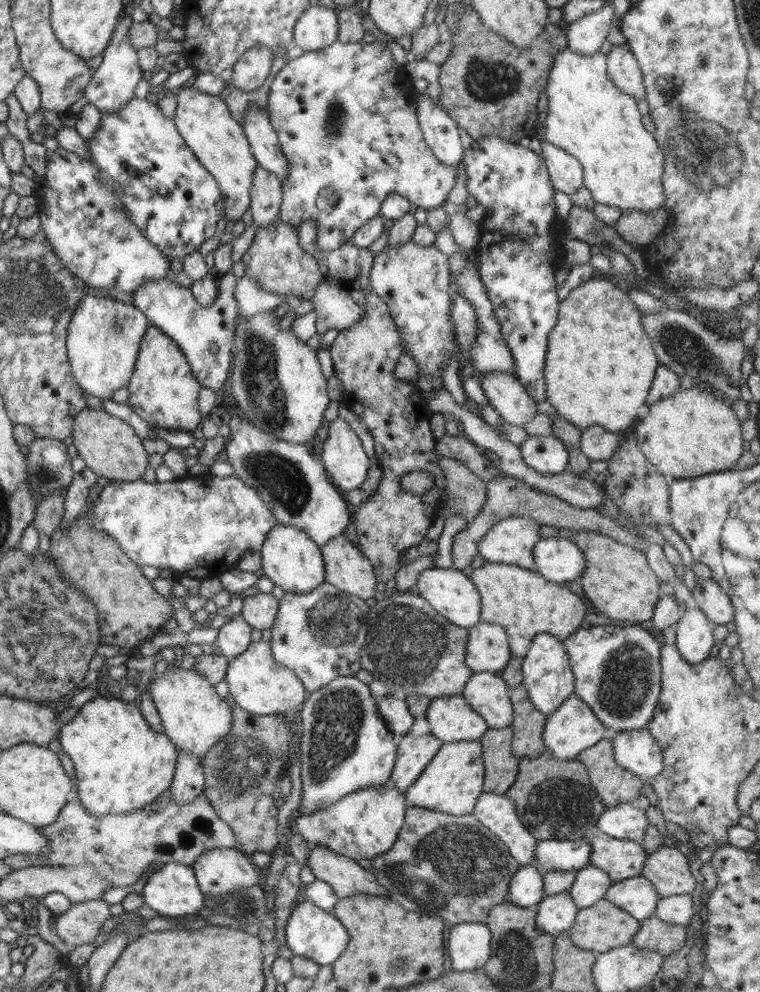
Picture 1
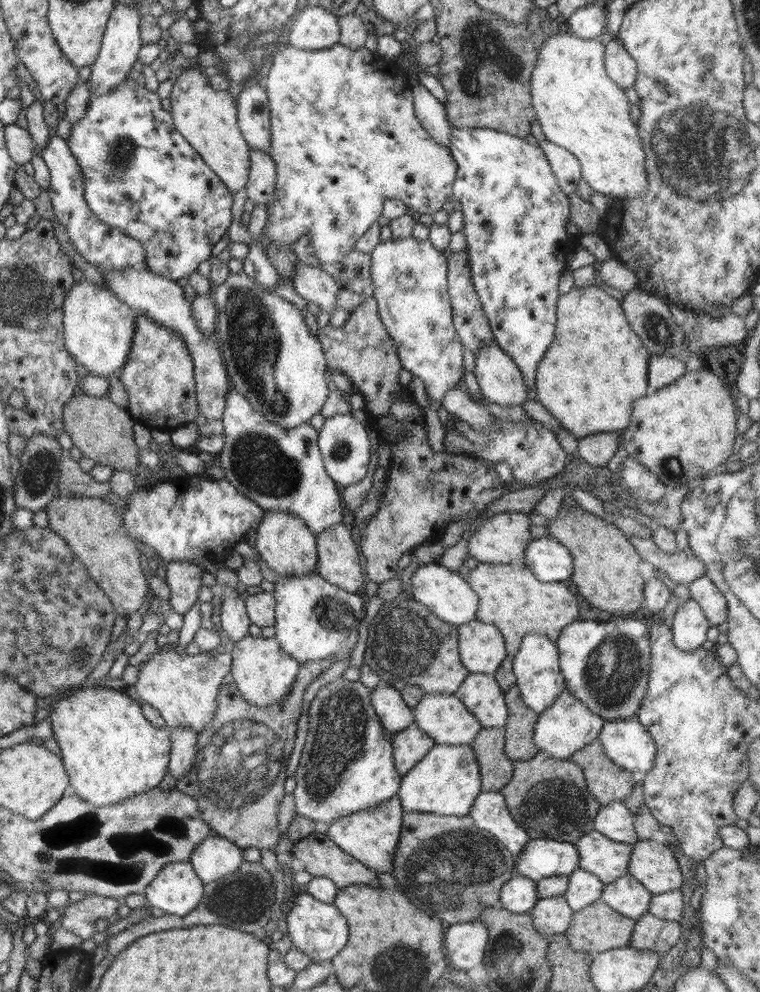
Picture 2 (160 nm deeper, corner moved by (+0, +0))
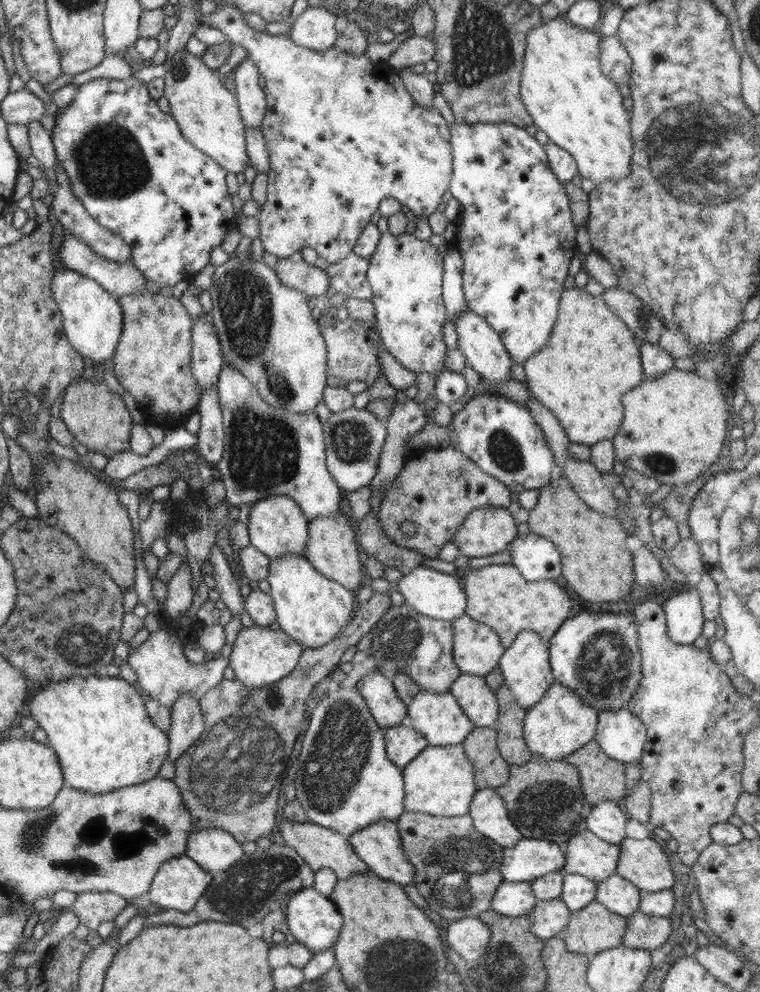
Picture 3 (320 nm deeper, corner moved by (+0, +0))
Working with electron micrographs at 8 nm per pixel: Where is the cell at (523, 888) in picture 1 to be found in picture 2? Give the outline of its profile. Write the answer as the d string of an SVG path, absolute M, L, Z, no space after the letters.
M518 875L501 886L499 906L514 914L528 913L538 899L536 881Z

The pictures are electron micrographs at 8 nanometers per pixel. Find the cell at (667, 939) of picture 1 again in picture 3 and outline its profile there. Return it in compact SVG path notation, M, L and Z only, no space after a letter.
M640 909L627 917L623 934L623 944L627 947L656 950L672 934L672 925L668 917L652 916Z

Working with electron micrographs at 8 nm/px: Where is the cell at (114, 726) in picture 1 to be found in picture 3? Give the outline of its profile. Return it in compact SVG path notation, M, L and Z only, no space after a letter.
M70 677L41 686L28 702L32 719L48 736L48 745L59 758L64 786L92 794L106 794L122 787L152 780L167 759L169 736L156 728L148 717L145 700L133 685L118 677Z

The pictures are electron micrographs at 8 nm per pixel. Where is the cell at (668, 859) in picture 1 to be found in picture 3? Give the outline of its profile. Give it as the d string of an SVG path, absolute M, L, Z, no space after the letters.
M654 836L642 840L626 837L618 845L620 856L615 870L616 874L632 882L642 892L651 893L672 888L675 878L663 842L660 842Z

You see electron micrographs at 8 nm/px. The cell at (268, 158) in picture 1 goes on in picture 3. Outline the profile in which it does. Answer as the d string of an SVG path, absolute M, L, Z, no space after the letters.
M245 58L231 76L235 82L234 95L237 98L239 112L245 128L261 130L266 114L265 92L258 83L260 73L254 62Z

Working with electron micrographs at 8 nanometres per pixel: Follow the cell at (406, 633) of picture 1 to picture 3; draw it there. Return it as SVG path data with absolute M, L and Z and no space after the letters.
M406 604L391 606L368 634L371 638L368 653L375 659L378 670L381 665L390 666L394 672L408 675L422 690L445 693L462 674L452 655L453 629L452 622L416 613Z

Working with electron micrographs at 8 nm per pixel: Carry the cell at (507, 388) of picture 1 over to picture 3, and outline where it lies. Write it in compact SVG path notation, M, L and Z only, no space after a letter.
M466 309L457 318L454 328L456 329L458 339L457 348L465 356L467 364L478 372L481 380L493 386L504 386L506 382L512 380L510 375L510 367L512 366L511 356L508 354L498 333L484 318L470 309Z

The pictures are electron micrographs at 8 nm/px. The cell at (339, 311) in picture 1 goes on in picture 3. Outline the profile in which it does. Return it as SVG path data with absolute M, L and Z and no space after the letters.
M279 258L275 273L286 286L303 292L308 298L317 296L324 302L330 286L330 277L325 270L302 260L294 262L290 258Z

